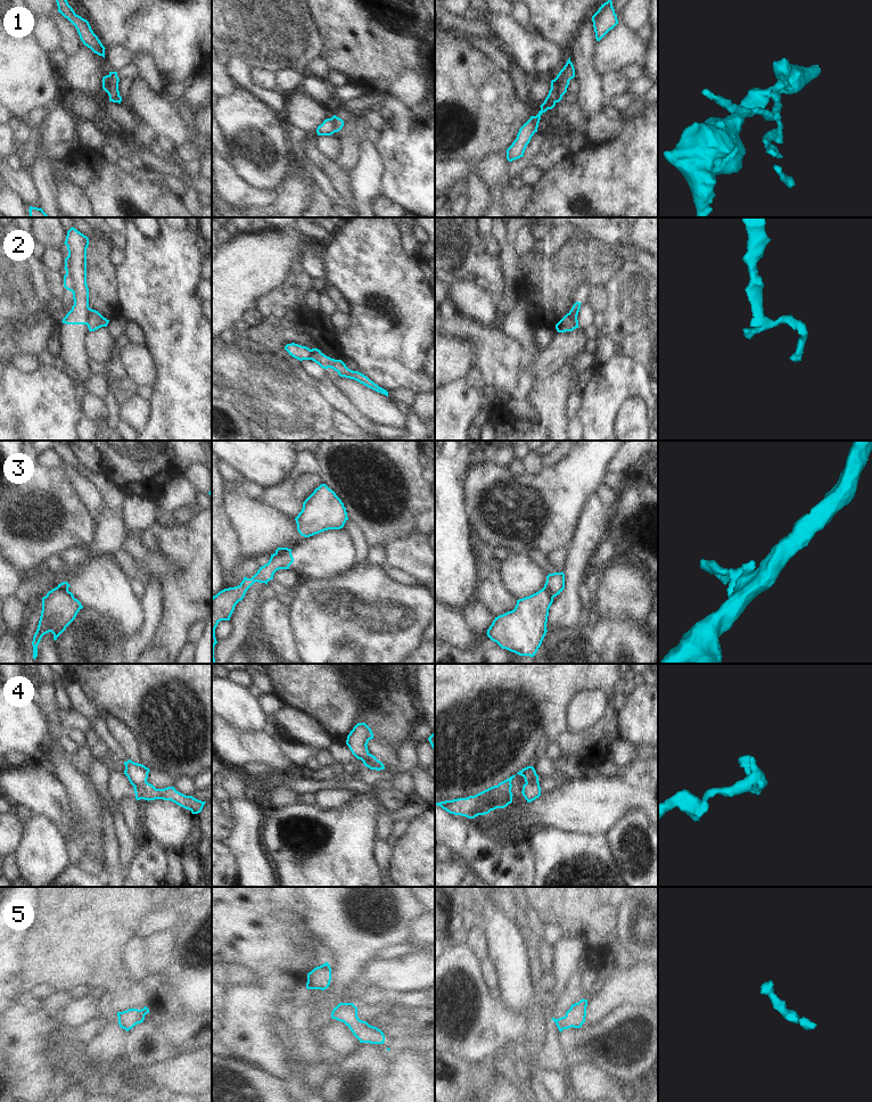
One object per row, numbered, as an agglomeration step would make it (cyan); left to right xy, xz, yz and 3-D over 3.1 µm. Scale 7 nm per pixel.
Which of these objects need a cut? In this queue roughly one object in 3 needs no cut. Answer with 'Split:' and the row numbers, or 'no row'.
Split: 1, 2, 3, 4

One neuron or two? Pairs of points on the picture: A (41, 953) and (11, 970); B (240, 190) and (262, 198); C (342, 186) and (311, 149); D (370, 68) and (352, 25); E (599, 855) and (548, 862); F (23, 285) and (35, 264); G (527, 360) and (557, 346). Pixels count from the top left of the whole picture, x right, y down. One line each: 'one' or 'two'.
A: two
B: one
C: one
D: one
E: one
F: one
G: one

